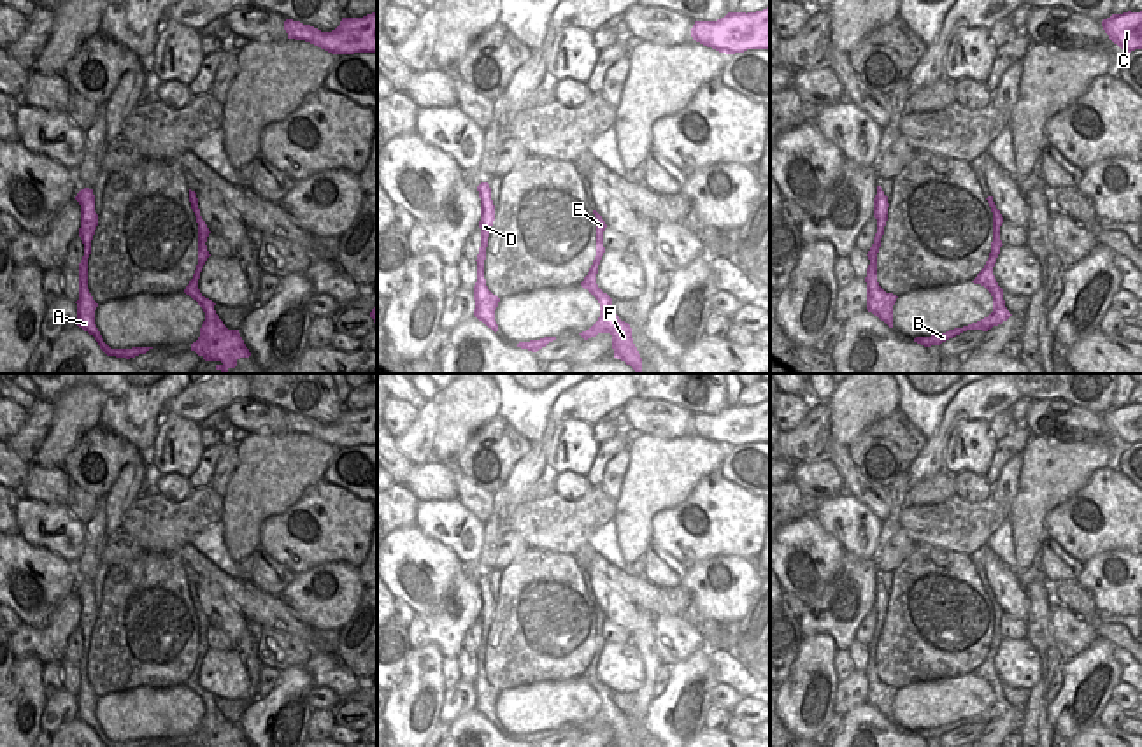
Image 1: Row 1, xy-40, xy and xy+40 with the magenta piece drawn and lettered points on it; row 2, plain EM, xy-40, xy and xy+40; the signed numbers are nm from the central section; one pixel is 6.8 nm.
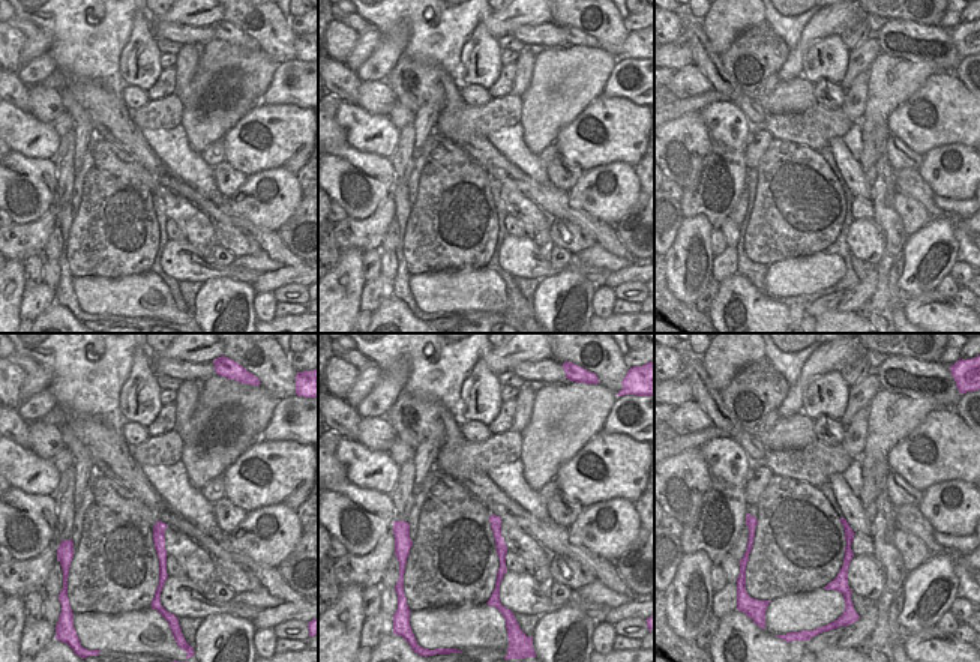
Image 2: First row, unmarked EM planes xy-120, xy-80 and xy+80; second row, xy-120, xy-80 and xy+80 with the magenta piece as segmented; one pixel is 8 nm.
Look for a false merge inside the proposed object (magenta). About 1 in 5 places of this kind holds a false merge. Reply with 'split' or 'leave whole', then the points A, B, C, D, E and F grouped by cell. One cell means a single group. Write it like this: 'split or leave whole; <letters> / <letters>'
leave whole; A B C D E F

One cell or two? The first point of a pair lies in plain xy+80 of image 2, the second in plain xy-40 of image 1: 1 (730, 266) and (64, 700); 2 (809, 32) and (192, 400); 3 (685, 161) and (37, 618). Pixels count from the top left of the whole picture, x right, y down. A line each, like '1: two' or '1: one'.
1: one
2: one
3: one

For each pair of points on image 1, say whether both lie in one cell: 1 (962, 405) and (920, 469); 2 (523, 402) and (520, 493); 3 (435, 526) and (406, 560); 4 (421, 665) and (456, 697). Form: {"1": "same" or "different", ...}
{"1": "same", "2": "different", "3": "different", "4": "different"}

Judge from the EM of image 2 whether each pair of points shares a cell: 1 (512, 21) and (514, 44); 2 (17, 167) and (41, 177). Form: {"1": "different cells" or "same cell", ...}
{"1": "different cells", "2": "same cell"}

